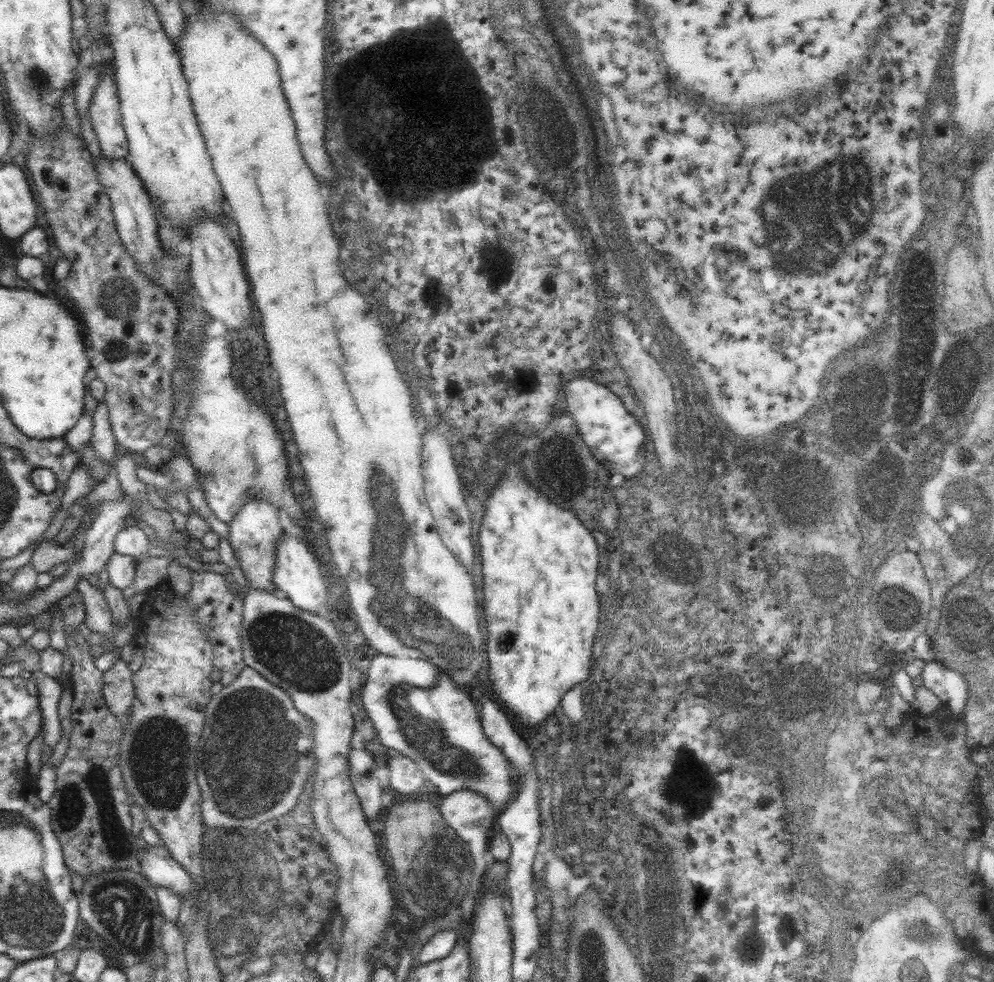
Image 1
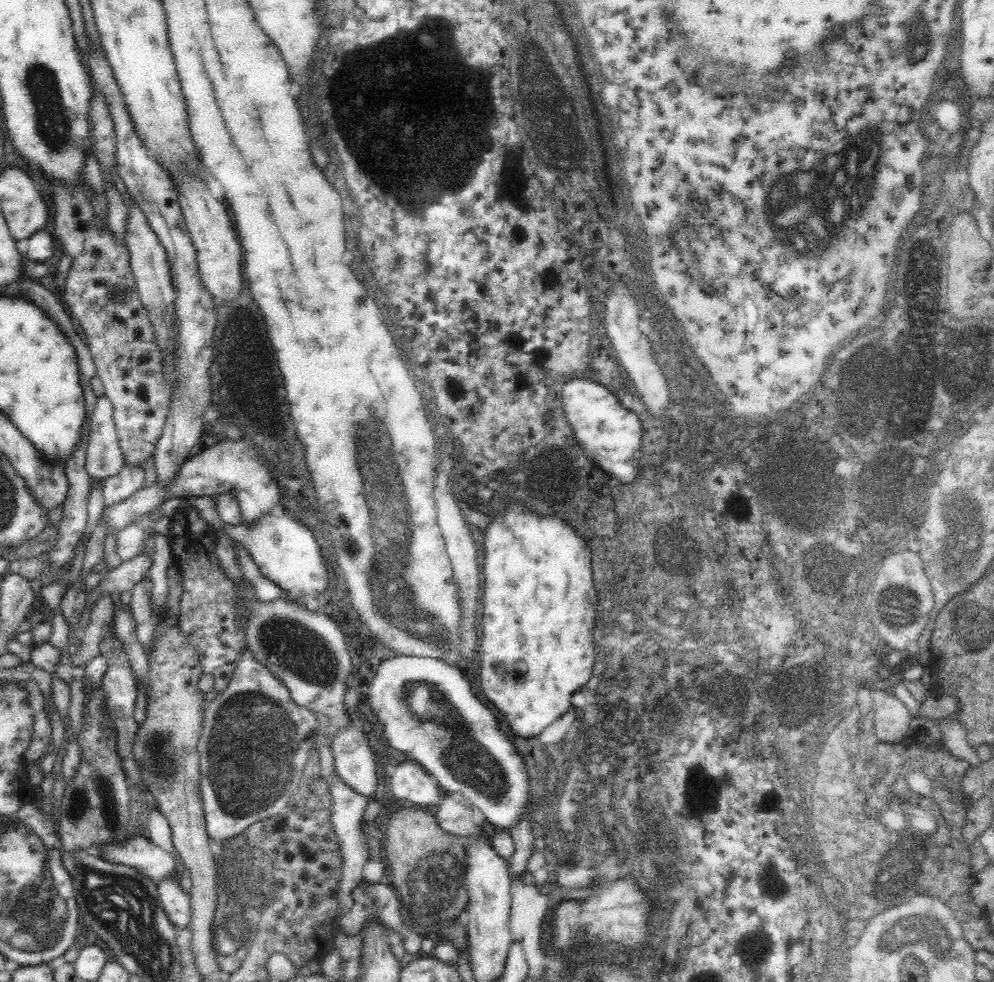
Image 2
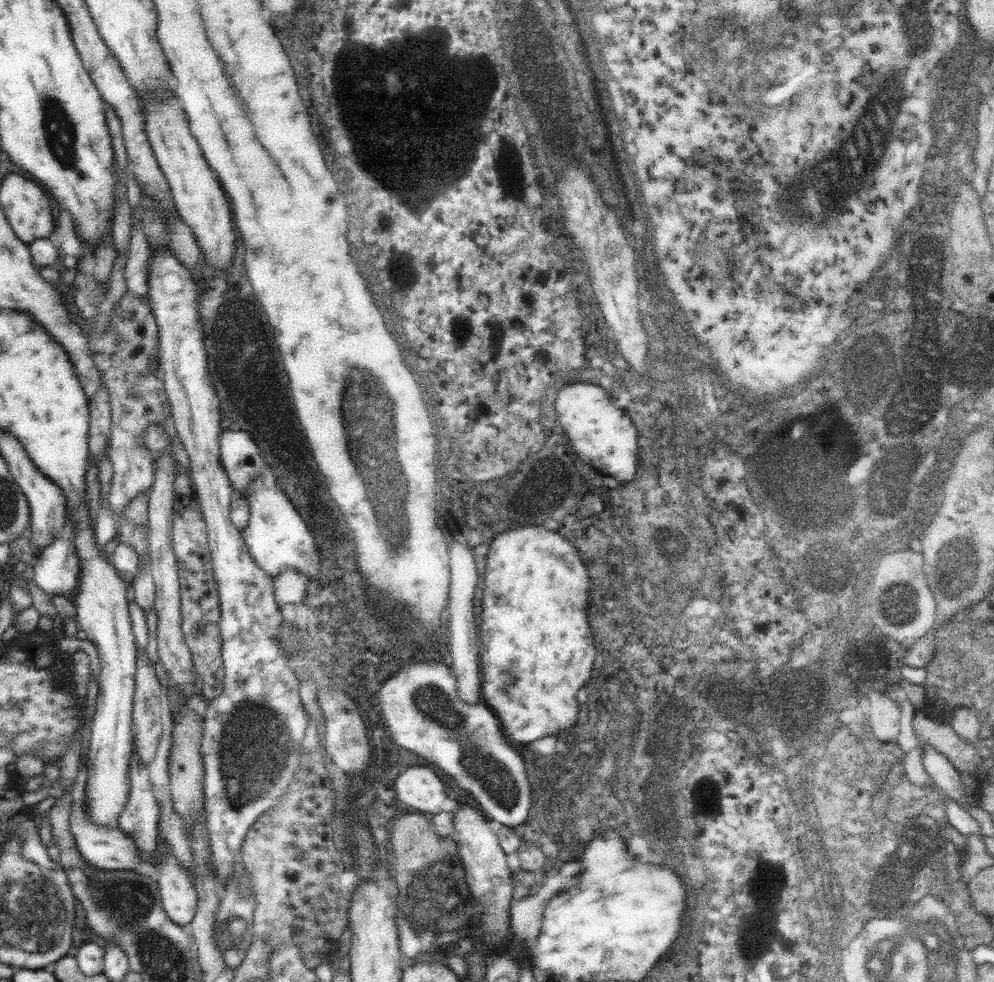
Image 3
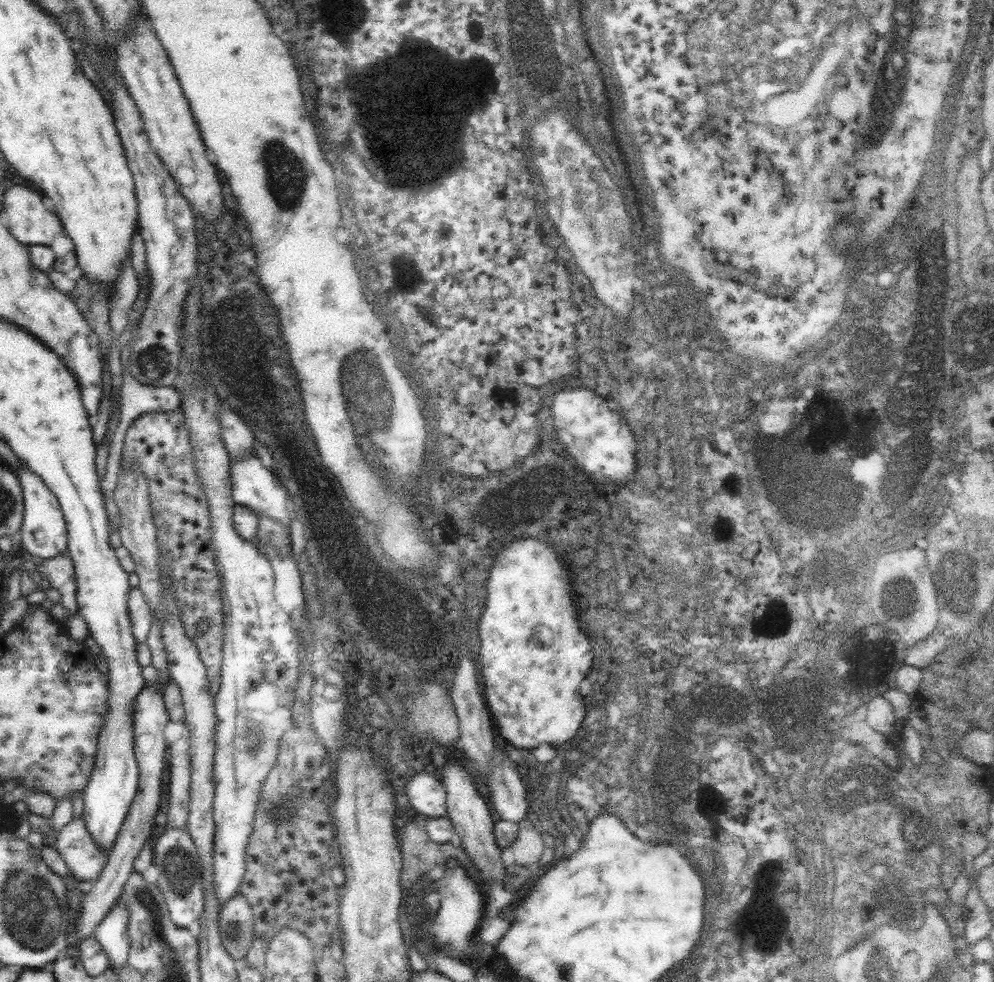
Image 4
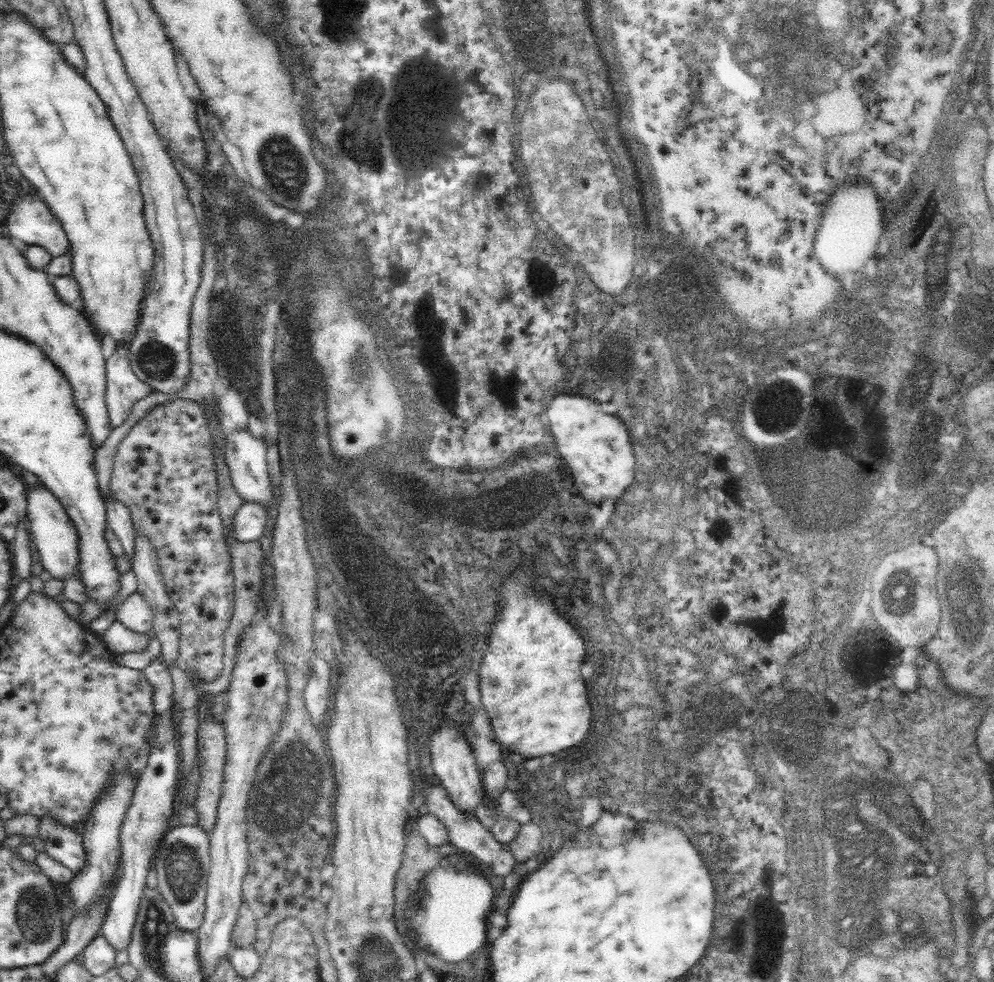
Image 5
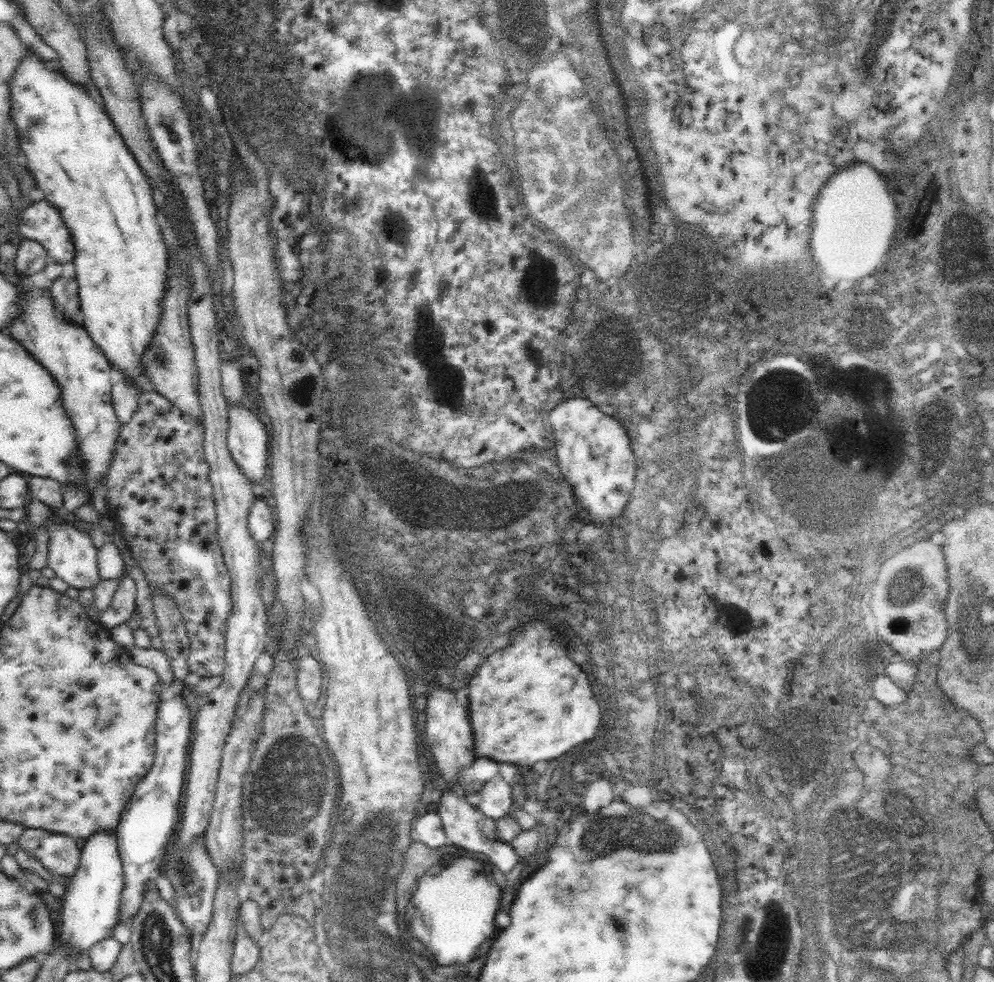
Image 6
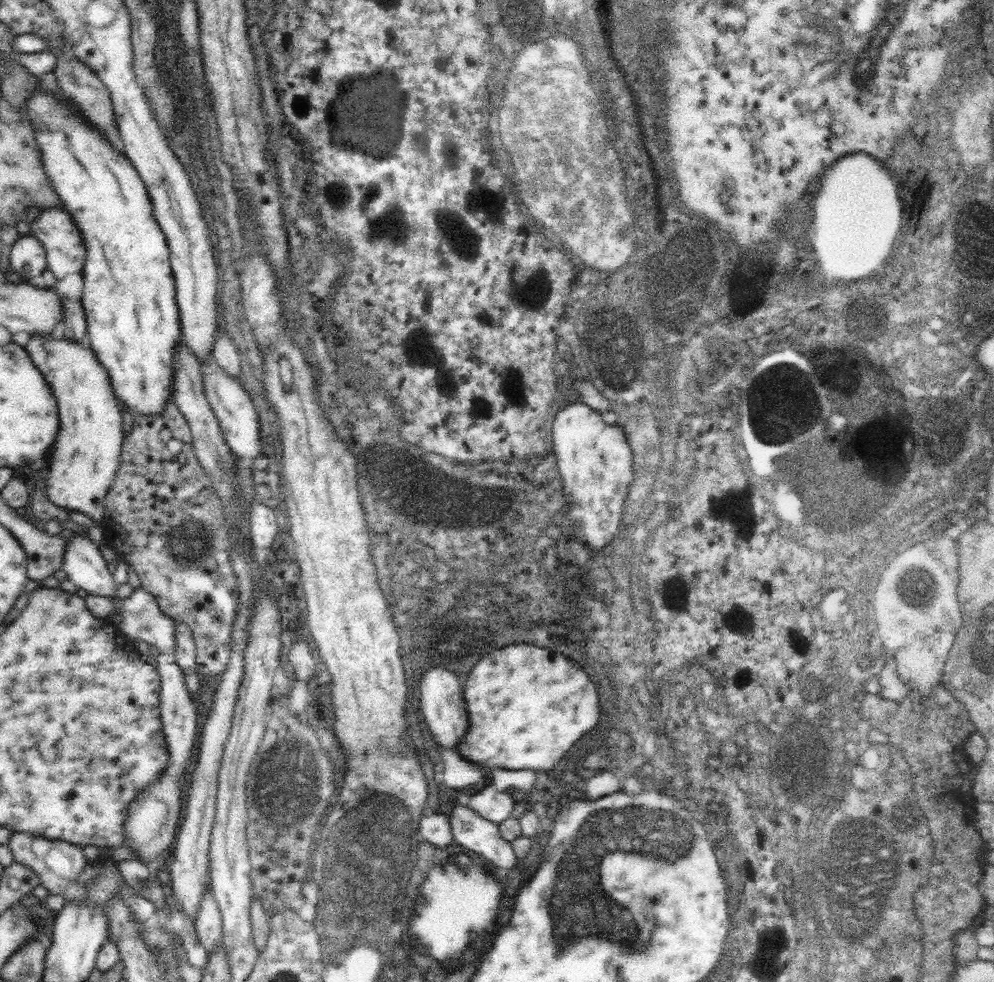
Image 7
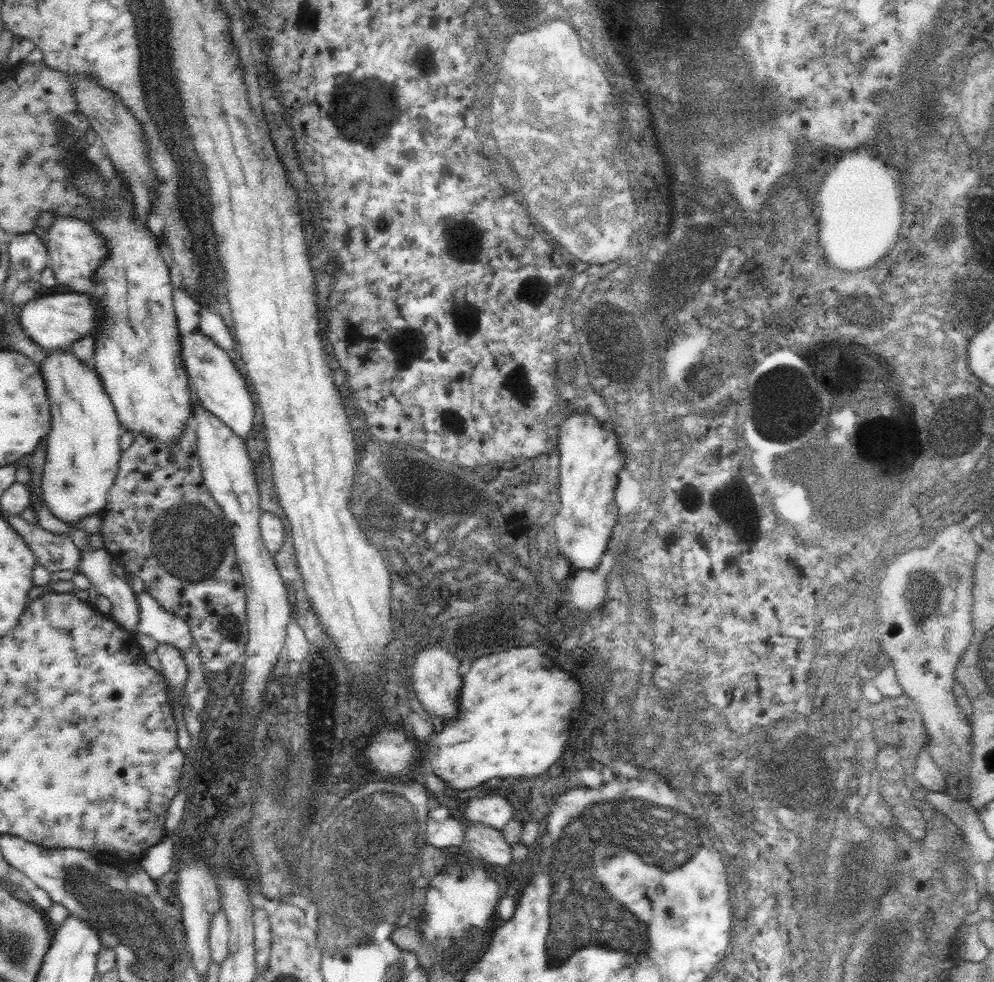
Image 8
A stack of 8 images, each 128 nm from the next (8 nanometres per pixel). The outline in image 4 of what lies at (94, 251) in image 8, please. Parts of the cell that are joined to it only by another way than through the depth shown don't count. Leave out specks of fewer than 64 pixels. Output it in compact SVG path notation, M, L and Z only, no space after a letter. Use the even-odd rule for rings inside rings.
M12 186L2 202L2 213L9 231L16 240L25 245L44 244L50 247L54 236L62 234L63 226L56 212L50 207L44 196L26 186Z

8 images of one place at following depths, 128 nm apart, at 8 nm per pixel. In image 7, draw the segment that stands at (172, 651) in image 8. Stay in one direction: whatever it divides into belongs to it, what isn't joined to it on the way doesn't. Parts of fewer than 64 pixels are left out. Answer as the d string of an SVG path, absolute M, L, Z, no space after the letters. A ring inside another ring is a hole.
M163 657L157 658L156 668L161 680L160 692L160 719L162 719L162 731L168 743L168 768L164 770L162 778L150 786L146 786L144 792L140 792L139 798L133 803L130 809L129 818L125 827L127 835L126 847L133 848L137 852L140 862L151 862L155 860L161 852L168 850L172 845L176 828L178 828L178 818L182 809L180 802L179 780L187 771L190 757L195 753L194 738L196 738L196 728L198 728L198 712L194 705L193 697L186 687L184 673L180 665L168 662Z

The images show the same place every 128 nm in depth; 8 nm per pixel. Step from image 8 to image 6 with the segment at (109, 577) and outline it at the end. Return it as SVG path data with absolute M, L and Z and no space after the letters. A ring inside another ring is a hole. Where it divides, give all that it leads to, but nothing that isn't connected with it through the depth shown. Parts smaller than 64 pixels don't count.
M49 518L45 524L49 533L49 544L47 553L47 566L52 568L57 577L65 580L70 587L94 588L101 580L98 554L92 538L86 531L78 530L72 522L64 523L61 520Z

